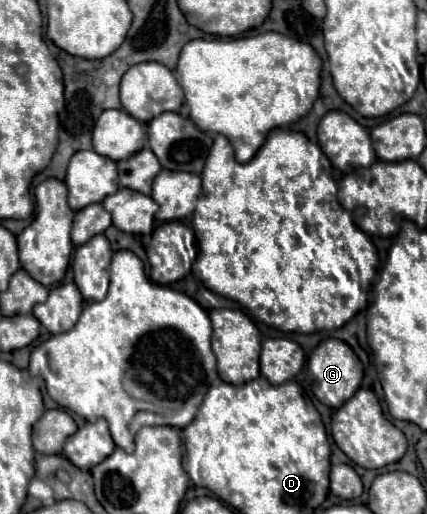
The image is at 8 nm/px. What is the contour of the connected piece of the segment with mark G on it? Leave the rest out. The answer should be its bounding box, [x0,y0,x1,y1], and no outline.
[307,339,363,407]

